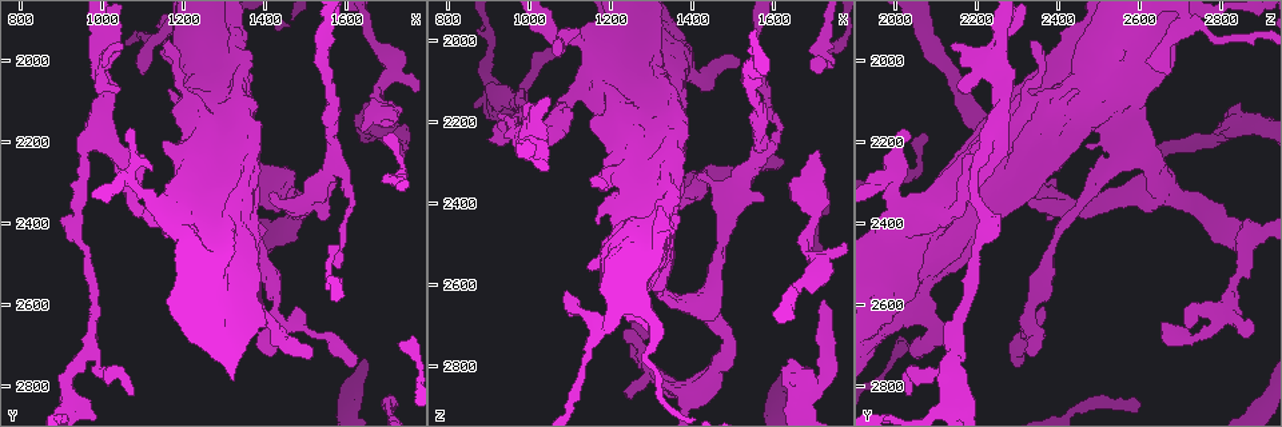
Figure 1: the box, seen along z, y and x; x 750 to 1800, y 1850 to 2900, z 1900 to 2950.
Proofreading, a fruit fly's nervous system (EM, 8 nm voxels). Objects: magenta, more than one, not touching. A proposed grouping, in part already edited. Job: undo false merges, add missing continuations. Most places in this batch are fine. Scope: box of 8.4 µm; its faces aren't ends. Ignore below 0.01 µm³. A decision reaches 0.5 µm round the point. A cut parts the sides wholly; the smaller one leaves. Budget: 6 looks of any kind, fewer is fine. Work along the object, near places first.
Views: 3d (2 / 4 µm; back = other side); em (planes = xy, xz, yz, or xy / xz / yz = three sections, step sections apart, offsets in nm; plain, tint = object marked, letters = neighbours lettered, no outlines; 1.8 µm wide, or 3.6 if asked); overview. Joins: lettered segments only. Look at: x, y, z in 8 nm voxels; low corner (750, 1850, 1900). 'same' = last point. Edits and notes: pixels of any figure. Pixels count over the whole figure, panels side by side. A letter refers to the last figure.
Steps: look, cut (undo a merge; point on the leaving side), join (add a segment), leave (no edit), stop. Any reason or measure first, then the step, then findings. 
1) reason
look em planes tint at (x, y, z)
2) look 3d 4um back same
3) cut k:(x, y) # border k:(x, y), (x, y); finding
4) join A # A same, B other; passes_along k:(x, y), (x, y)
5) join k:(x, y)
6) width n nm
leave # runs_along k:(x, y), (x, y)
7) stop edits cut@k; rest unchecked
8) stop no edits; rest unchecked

free end
look em planes letters at (1635, 2165, 2355)

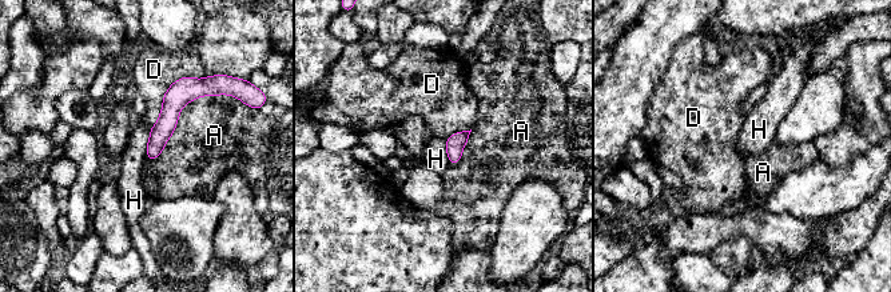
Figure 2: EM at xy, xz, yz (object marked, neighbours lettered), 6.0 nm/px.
leave # A other, D other, H other; none of them fits

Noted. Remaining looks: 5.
branch stops here
look em planes letters at (1510, 2735, 2065)

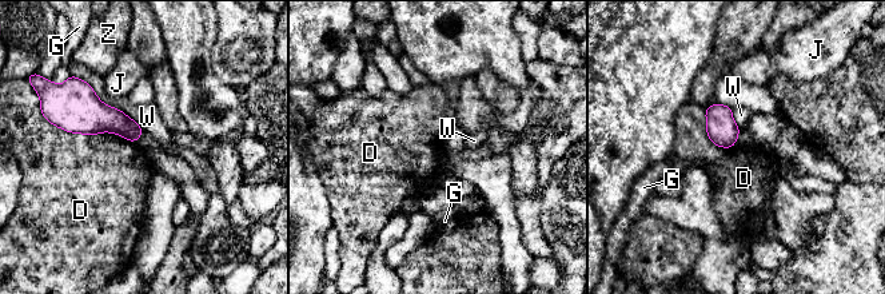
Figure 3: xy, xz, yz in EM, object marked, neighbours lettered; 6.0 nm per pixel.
leave # D other, G other, J other, W other, Z other; border 3:(50, 123), (135, 143); no lettered segment goes on from it

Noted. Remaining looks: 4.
branch stops here
look em planes letters at (1070, 2820, 2035)

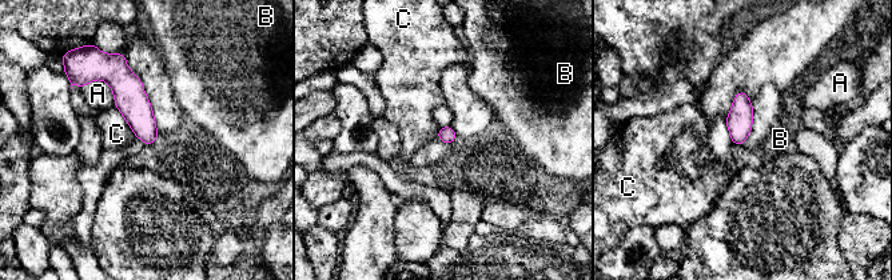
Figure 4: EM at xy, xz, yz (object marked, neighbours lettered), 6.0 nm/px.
width 100 nm
leave # A other, B other, C other; border 4:(114, 106), (135, 135); no lettered segment goes on from it

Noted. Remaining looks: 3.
stop no edits; rest unchecked

